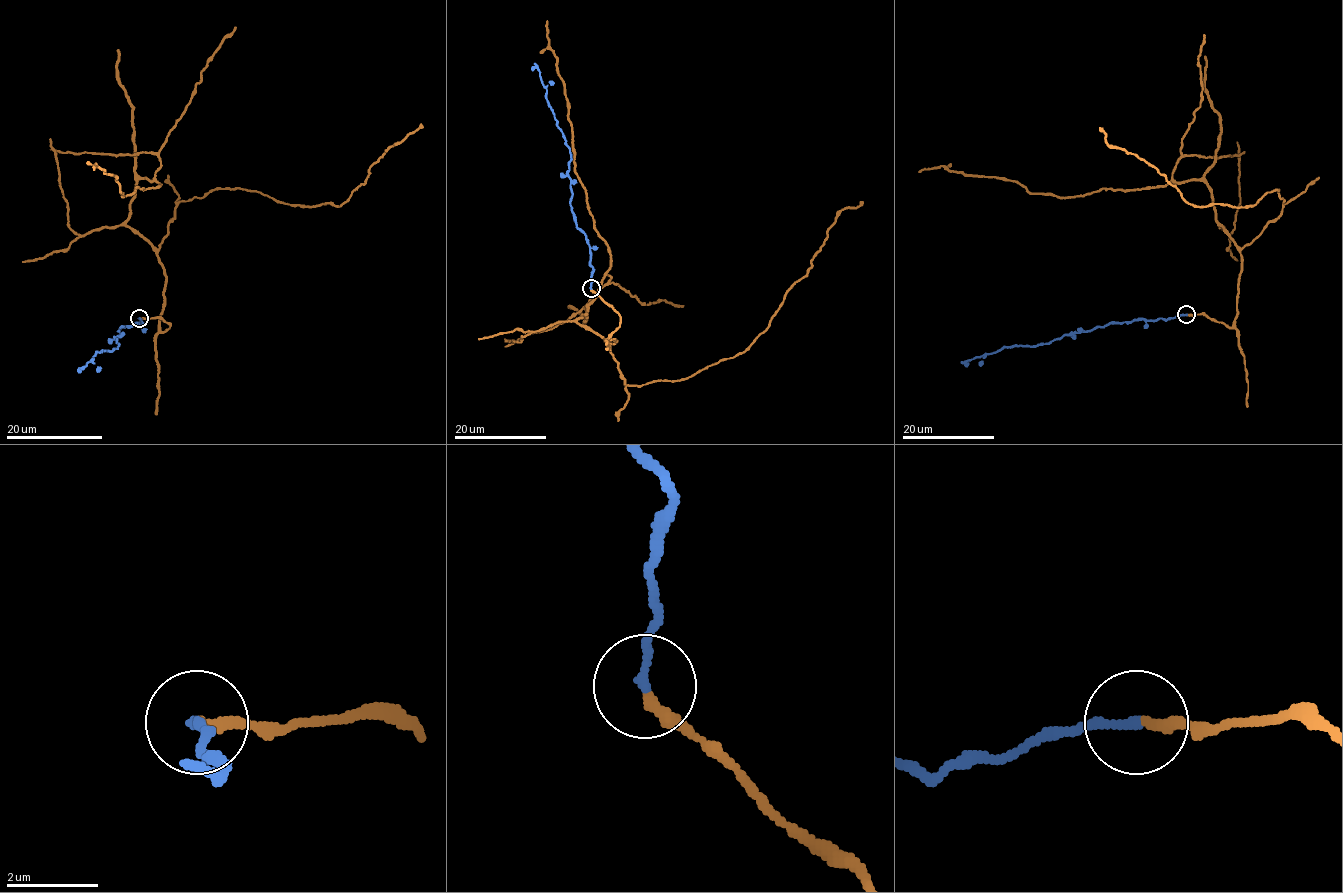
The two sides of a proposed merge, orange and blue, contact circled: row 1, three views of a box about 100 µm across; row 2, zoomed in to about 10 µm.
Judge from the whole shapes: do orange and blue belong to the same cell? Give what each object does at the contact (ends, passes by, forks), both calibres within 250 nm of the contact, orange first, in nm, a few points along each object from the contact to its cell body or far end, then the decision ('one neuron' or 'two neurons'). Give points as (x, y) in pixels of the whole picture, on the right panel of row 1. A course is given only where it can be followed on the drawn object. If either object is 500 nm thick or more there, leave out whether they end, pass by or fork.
orange ends there; blue ends there; 260 nm thick on the orange side, 200 nm on the other; orange runs (1186, 314), (1231, 327), (1241, 251), (1281, 214), (1283, 199), (1276, 190), (1245, 207), (1190, 205), (1099, 128); blue runs (1186, 314), (1105, 324), (1040, 345), (1006, 346), (970, 359), (965, 362), (967, 366); one neuron

